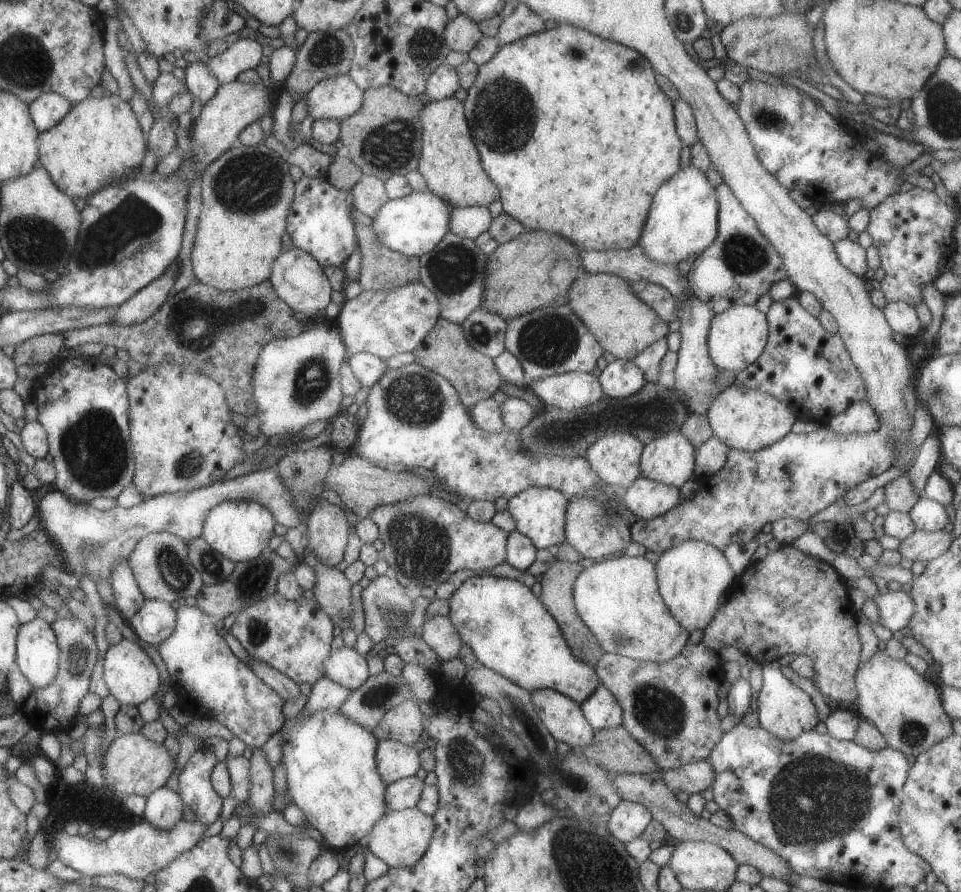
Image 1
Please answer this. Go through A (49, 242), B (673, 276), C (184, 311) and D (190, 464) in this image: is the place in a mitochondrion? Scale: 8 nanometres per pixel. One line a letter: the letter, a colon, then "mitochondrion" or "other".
A: mitochondrion
B: other
C: mitochondrion
D: mitochondrion

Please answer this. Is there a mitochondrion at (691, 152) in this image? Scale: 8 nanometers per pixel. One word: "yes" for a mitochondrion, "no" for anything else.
no

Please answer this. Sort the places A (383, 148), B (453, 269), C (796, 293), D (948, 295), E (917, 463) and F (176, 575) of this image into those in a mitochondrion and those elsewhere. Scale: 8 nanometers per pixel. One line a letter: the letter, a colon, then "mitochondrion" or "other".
A: mitochondrion
B: mitochondrion
C: other
D: other
E: other
F: mitochondrion

